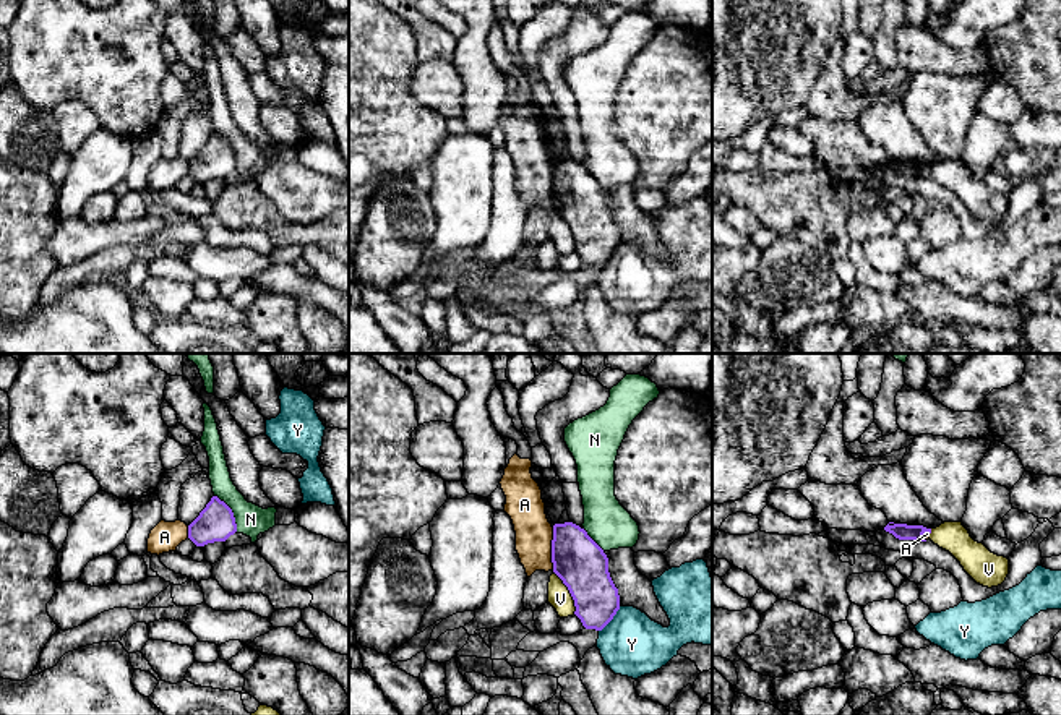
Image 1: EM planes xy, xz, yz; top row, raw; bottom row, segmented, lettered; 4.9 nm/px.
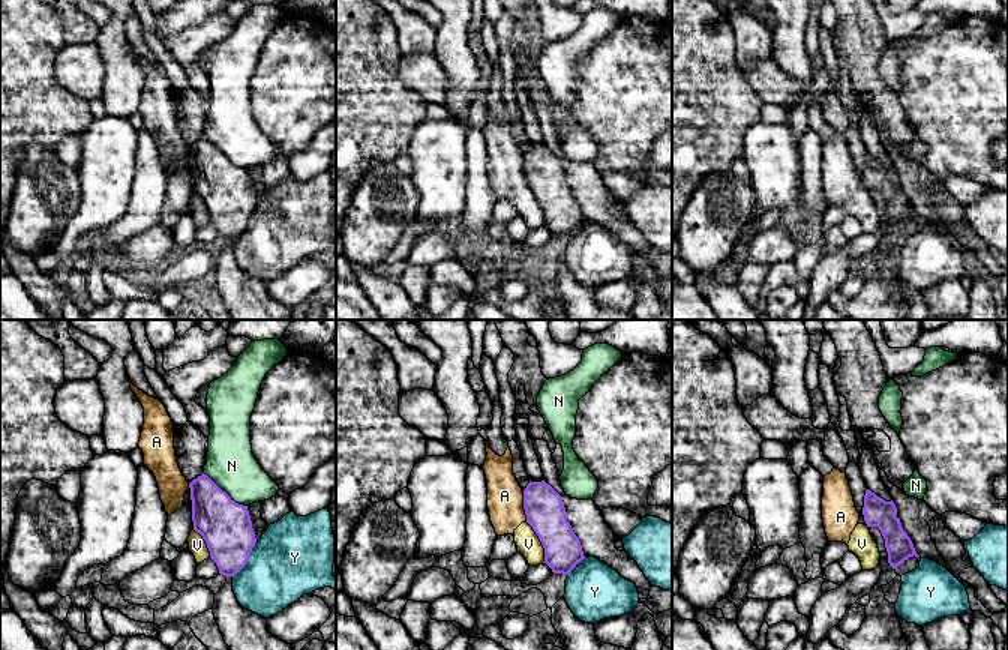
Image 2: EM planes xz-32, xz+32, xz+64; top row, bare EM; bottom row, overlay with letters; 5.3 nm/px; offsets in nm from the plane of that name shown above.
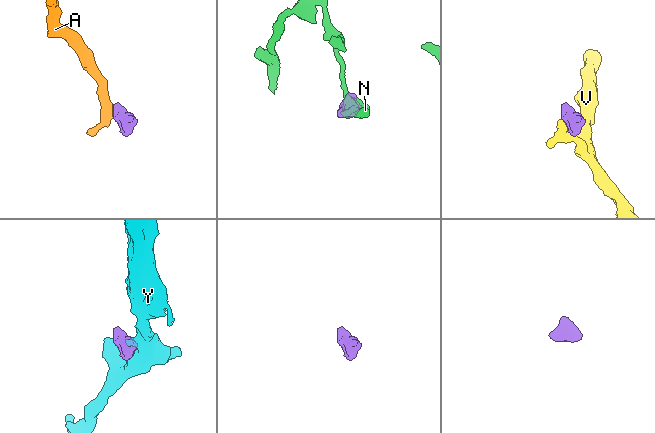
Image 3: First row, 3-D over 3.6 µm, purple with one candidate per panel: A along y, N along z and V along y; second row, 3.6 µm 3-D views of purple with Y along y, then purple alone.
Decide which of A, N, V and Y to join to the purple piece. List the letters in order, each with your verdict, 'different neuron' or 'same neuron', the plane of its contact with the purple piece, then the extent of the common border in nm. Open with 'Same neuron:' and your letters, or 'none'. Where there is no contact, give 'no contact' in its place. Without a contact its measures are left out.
Same neuron: Y
A: different neuron | xz | 220 nm
N: different neuron | xy | 220 nm
V: different neuron | xz | 240 nm
Y: same neuron | xz | 170 nm

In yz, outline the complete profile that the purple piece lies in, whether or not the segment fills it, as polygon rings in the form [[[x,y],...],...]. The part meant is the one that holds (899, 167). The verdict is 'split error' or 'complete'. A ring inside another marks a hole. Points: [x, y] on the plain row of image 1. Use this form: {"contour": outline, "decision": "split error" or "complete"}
{"contour": [[[894,161],[894,162],[886,162],[886,169],[892,170],[899,177],[915,177],[915,178],[926,178],[923,175],[925,169],[931,170],[931,165],[926,165],[923,162],[907,162],[907,161]]], "decision": "complete"}

